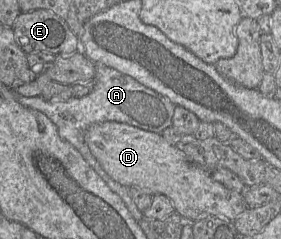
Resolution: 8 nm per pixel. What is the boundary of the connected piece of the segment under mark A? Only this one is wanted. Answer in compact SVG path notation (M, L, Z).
M95 63L95 69L95 86L86 96L81 98L72 97L67 101L61 102L46 101L40 96L18 97L18 101L24 107L42 112L55 124L60 137L80 152L86 162L105 181L107 186L122 199L132 217L139 223L143 218L143 214L133 201L129 188L114 181L102 169L85 142L85 133L95 123L115 121L161 134L162 131L172 125L172 117L176 105L167 97L140 84L134 78L118 70L97 63Z

